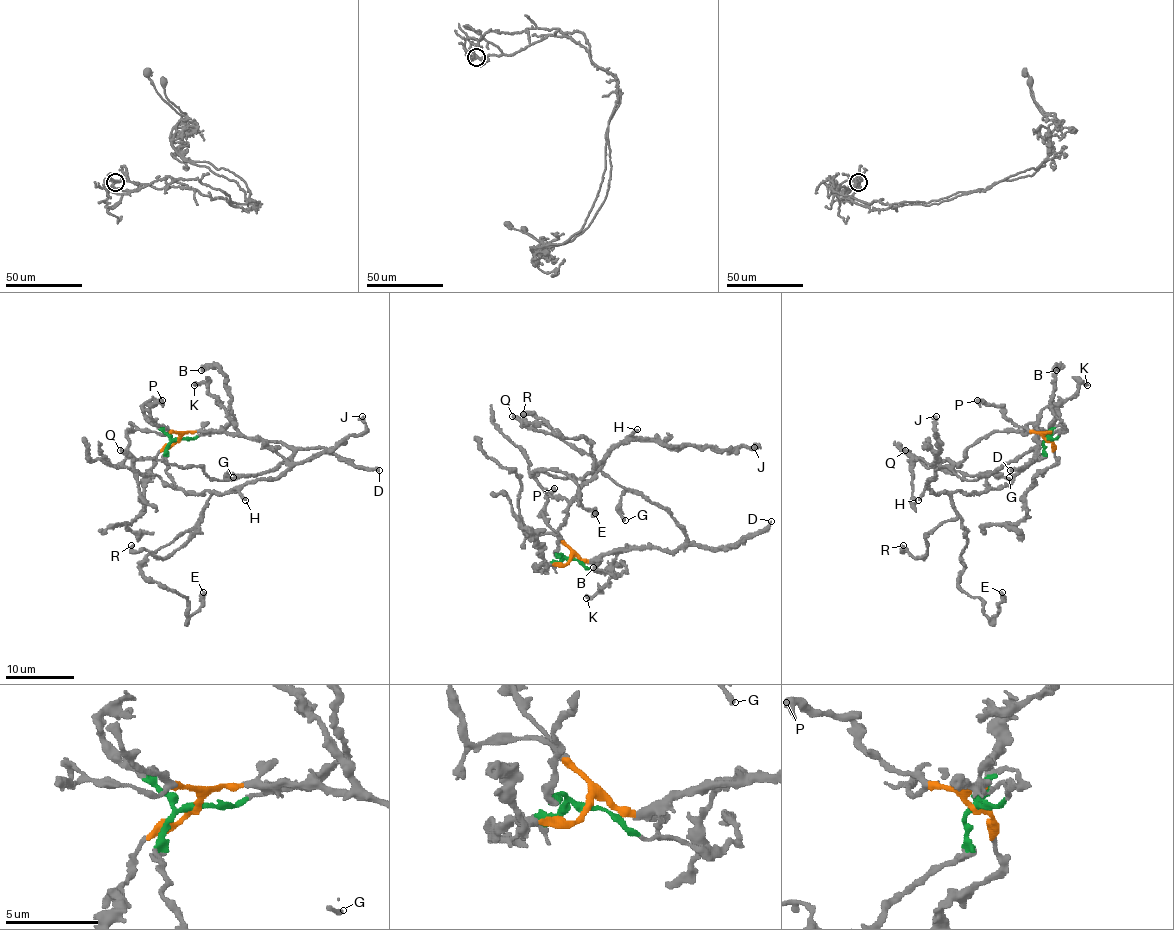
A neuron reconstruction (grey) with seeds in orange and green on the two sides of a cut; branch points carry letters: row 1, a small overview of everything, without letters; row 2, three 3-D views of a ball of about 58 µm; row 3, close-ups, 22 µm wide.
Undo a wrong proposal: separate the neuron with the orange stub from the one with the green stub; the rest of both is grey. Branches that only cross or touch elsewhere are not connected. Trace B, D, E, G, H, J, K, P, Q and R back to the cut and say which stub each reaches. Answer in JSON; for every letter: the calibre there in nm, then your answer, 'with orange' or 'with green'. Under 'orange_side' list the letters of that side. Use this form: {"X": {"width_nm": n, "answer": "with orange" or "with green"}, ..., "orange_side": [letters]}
{"B": {"width_nm": 480, "answer": "with green"}, "D": {"width_nm": 280, "answer": "with orange"}, "E": {"width_nm": 480, "answer": "with green"}, "G": {"width_nm": 240, "answer": "with orange"}, "H": {"width_nm": 260, "answer": "with green"}, "J": {"width_nm": 380, "answer": "with green"}, "K": {"width_nm": 320, "answer": "with orange"}, "P": {"width_nm": 500, "answer": "with orange"}, "Q": {"width_nm": 380, "answer": "with orange"}, "R": {"width_nm": 360, "answer": "with green"}, "orange_side": ["D", "G", "K", "P", "Q"]}

